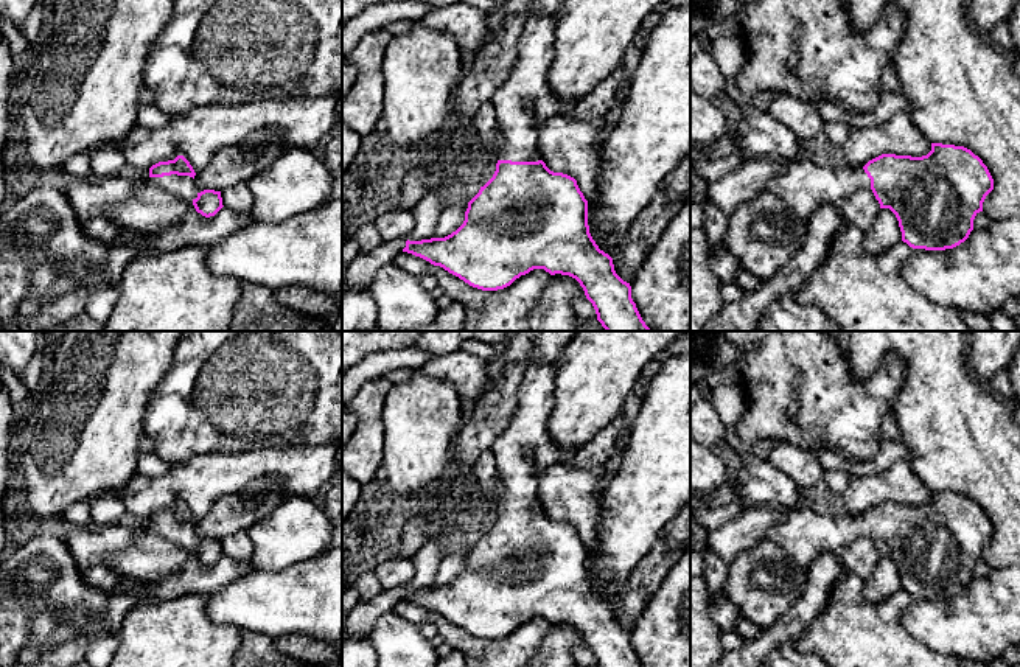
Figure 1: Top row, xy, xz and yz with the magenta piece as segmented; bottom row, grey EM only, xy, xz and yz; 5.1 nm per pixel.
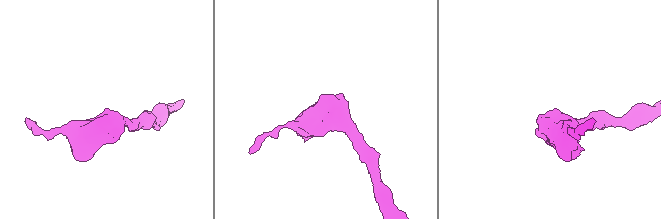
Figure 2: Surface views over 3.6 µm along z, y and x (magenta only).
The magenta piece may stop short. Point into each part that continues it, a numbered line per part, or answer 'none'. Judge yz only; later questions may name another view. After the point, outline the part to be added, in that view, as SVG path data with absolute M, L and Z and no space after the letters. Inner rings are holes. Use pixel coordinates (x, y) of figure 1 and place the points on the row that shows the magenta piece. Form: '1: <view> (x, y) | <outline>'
1: yz (804, 185) | M810 160L787 162L784 173L767 185L767 191L781 197L804 219L819 205L837 204L865 188L871 188L871 179L863 166L832 168Z

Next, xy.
1: xy (182, 187) | M171 174L163 177L149 177L149 180L183 202L191 202L197 194L196 182L190 176Z

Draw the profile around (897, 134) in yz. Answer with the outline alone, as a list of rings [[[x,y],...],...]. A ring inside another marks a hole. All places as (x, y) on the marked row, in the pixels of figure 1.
[[[897,110],[872,127],[854,127],[844,143],[844,155],[852,168],[865,166],[882,154],[922,157],[931,143],[914,126],[908,110]]]

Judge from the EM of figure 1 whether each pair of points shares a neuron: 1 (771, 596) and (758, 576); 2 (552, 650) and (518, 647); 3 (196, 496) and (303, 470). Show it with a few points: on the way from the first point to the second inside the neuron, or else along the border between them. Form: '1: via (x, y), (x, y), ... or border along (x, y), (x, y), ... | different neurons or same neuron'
1: via (767, 591), (759, 580) | same neuron
2: border along (551, 624), (535, 650) | different neurons
3: via (223, 473), (249, 465), (277, 465) | same neuron

